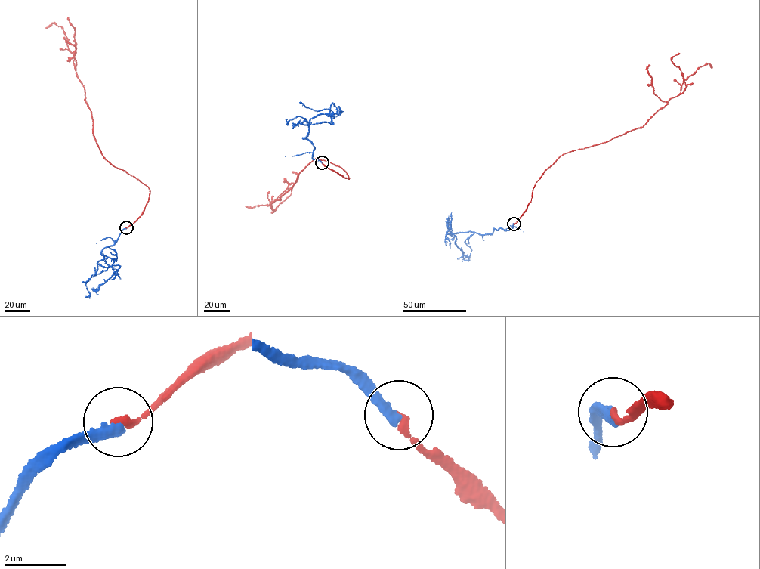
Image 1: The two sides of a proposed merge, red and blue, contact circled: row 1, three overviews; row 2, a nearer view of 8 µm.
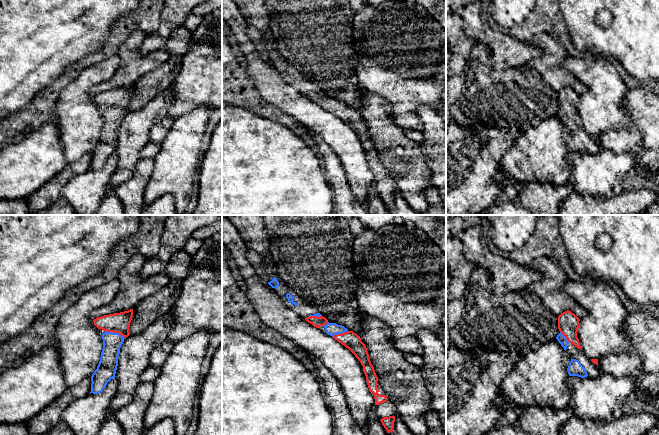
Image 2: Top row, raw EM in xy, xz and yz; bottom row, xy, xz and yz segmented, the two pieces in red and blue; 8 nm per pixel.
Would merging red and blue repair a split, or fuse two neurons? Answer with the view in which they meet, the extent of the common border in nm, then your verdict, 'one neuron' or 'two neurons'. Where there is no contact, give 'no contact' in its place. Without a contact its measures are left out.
meets red in xy; contact 170 nm long; one neuron

